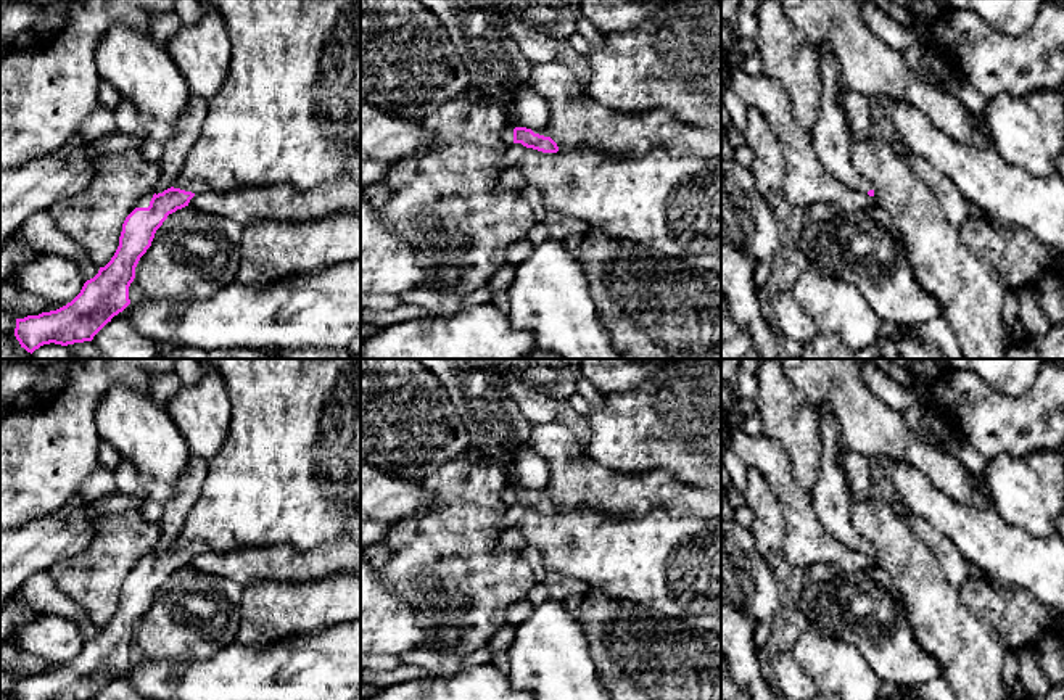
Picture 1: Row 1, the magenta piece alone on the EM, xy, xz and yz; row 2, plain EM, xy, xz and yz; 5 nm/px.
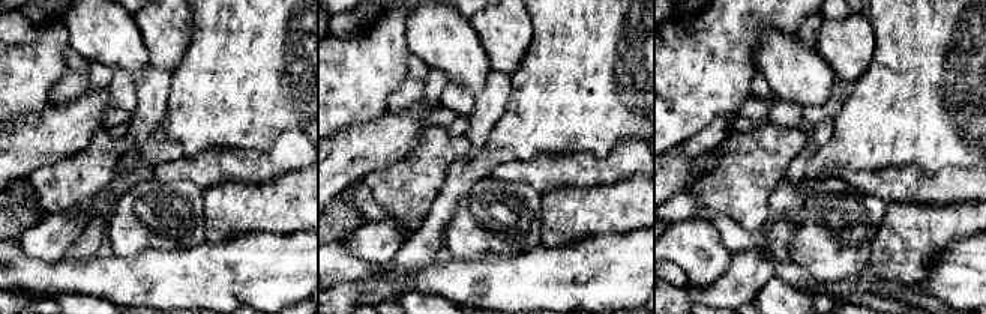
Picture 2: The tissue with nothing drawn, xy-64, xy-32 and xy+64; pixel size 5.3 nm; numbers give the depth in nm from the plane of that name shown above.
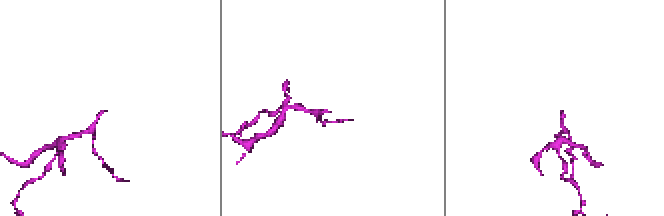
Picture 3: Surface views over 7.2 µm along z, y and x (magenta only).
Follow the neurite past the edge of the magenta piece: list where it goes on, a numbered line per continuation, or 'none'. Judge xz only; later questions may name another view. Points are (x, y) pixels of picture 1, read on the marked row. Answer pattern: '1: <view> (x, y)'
1: xz (507, 134)

